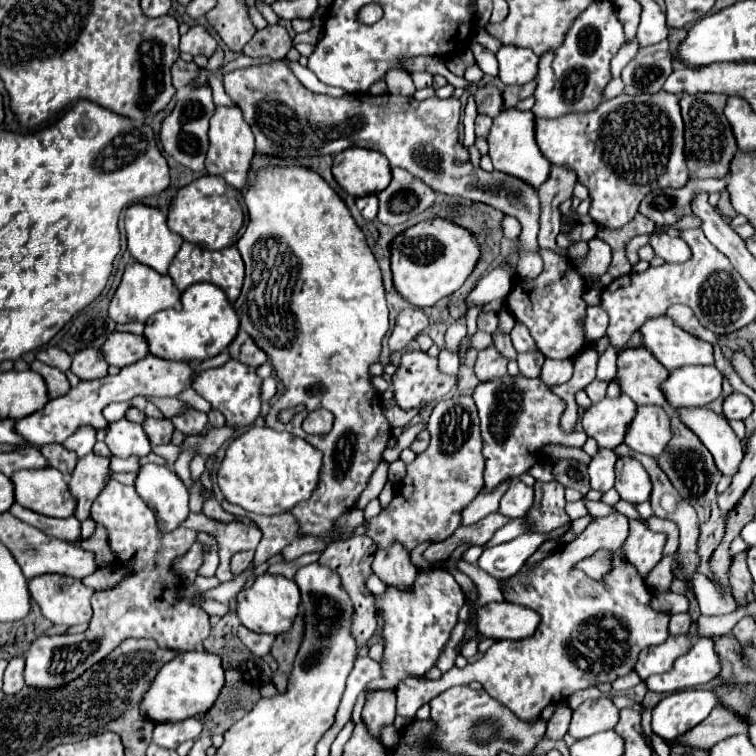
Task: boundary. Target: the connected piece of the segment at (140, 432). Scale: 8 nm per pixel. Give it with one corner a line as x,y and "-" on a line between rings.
127,418
107,424
105,444
109,446
111,454
119,458
127,458
131,454
147,456
151,452
151,444
145,436
143,426
137,422
129,422

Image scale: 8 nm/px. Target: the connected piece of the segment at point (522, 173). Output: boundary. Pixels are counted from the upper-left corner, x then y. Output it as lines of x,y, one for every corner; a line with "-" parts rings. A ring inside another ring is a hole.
503,108
499,116
493,118
493,126
487,136
489,144
489,156
493,160
493,168
507,172
515,178
521,178
523,182
539,188
547,178
551,170
551,162
541,154
541,150
535,144
535,116
533,112
521,112
517,108

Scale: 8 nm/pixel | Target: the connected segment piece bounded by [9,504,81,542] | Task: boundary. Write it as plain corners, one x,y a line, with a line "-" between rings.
13,504
9,510
19,520
25,520
27,524
33,524
35,528
41,528
41,532
55,536
59,540
75,542
81,538
81,522
77,518
49,518
49,516
37,516
37,512
29,512
29,508
21,508
19,504

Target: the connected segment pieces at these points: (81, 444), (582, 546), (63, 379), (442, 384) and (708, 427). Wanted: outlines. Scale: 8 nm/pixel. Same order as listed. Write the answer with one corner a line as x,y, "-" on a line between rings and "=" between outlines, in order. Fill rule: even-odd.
83,426
83,428
79,428
75,432
75,436
69,436
62,445
65,447
65,450
71,450
79,458
83,458
85,454
89,454
93,450
93,444
95,444
95,432
93,432
93,428
=
617,512
603,516
603,518
593,518
587,524
587,528
573,542
569,542
567,546
561,546
557,552
553,552
549,558
541,560
539,564
525,566
517,576
505,580
507,582
507,592
505,592
507,600
533,608
541,616
541,624
539,624
537,632
525,640
499,640
483,654
481,660
467,664
463,670
455,666
449,672
445,672
439,680
417,680
417,678
401,680
401,686
397,686
397,714
405,716
405,718
415,718
415,712
423,704
427,704
433,696
441,694
443,690
447,690
451,686
469,684
469,682
477,680
483,684
483,688
489,694
493,694
493,698
499,704
509,708
517,718
534,720
539,718
541,710
545,706
563,702
577,690
597,686
601,682
613,682
619,676
625,676
627,672
631,672
637,662
637,656
643,648
657,646
663,640
667,640
669,616
663,612
657,612
649,606
649,600
653,596
651,590
643,584
637,570
631,564
627,564
623,558
617,556
613,560
613,568
603,576
603,580
591,580
589,576
585,576
583,572
573,568
579,560
591,556
599,548
605,548
605,550
617,554
619,546
627,538
627,532
629,532
627,518
=
39,360
31,362
31,370
45,378
47,388
49,388
49,398
57,398
57,396
63,396
63,394
69,392
69,388
71,388
69,380
61,370
57,370
53,366
47,366
47,364
41,364
=
411,350
401,356
401,364
393,374
393,398
401,410
425,410
429,404
441,400
445,394
453,390
457,384
457,376
443,374
439,370
439,360
427,356
421,350
=
673,408
673,412
691,432
699,436
715,458
717,468
723,474
733,476
743,460
743,446
729,422
709,408

